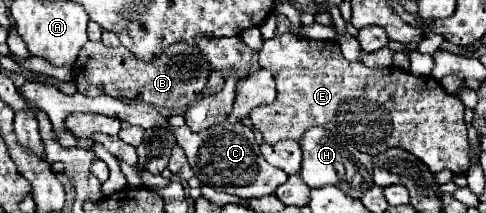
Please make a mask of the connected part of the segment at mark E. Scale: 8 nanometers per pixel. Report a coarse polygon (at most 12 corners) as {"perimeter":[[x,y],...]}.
{"perimeter":[[264,41],[264,141],[326,127],[362,153],[470,167],[464,103],[436,79]]}

